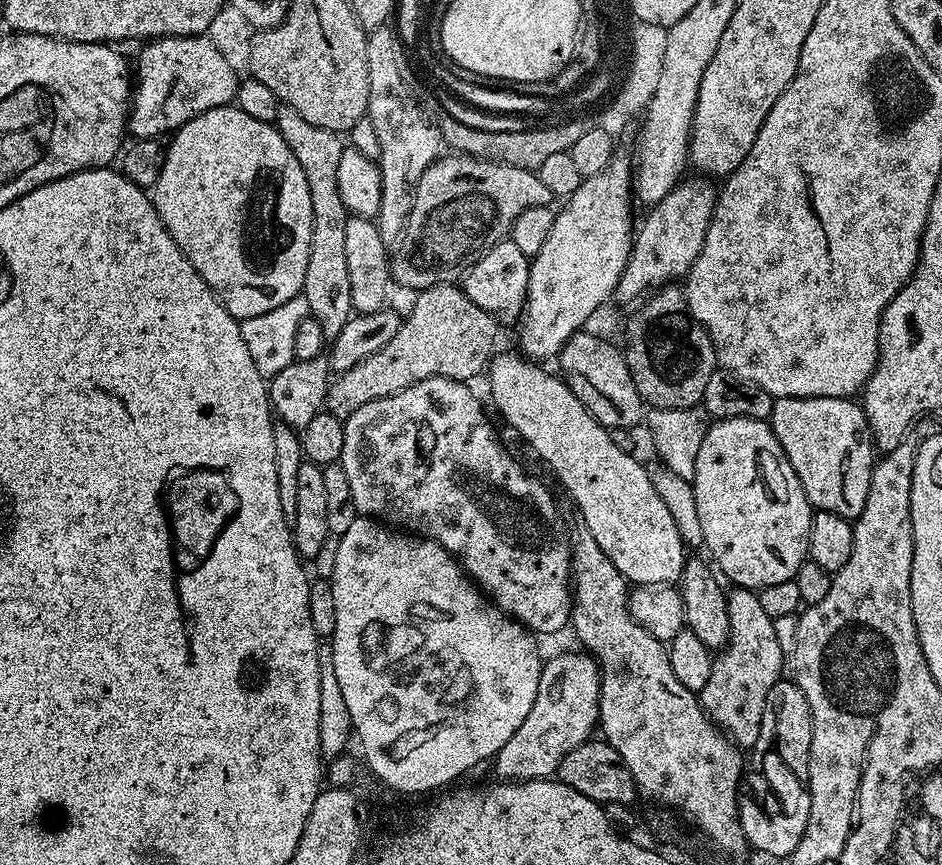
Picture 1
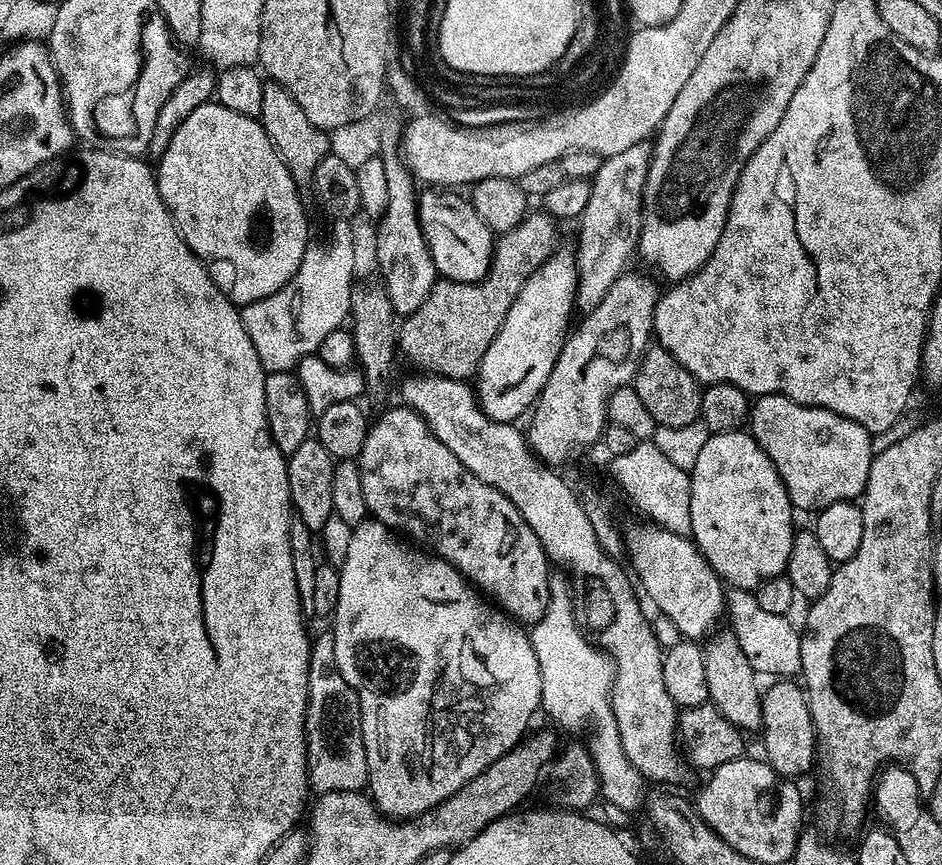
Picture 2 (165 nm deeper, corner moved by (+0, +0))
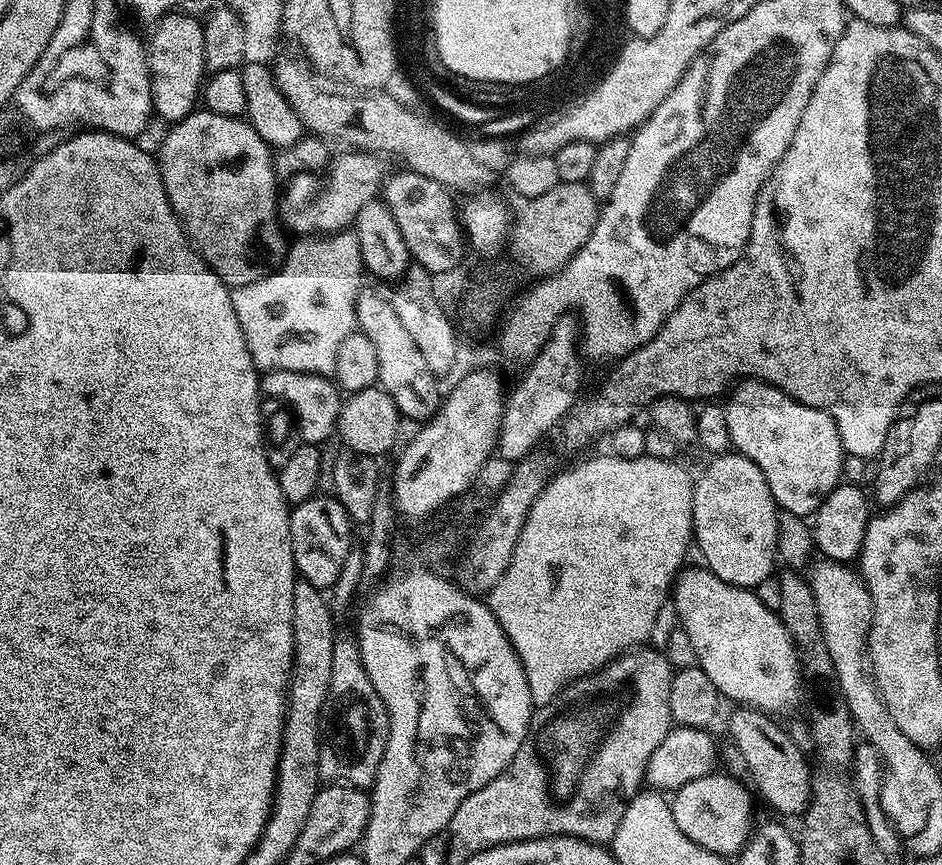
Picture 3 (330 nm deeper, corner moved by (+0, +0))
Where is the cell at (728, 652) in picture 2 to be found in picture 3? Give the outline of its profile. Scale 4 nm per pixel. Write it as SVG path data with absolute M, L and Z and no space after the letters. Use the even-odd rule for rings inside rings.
M736 706L733 707L732 717L728 720L728 732L730 735L732 735L732 744L734 747L736 747L736 752L738 755L740 755L740 760L742 763L745 764L746 767L748 767L748 772L750 775L752 775L751 783L754 785L756 783L755 791L758 793L760 791L760 796L762 799L765 800L766 803L769 804L770 807L773 808L776 812L781 812L784 816L796 816L799 817L802 813L804 813L805 810L808 809L808 804L810 801L812 801L812 778L813 778L813 771L809 768L808 770L808 760L806 757L804 757L804 752L802 749L799 748L798 745L795 744L794 741L791 740L790 737L788 737L788 732L786 729L783 728L780 724L775 724L773 717L769 715L769 713L760 711L759 708L746 708L743 706Z

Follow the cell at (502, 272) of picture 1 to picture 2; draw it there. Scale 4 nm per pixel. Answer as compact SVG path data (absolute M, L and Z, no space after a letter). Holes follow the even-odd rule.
M424 190L419 193L418 218L430 258L443 279L473 284L484 279L492 265L494 233L478 218L467 199L455 196L452 190Z

